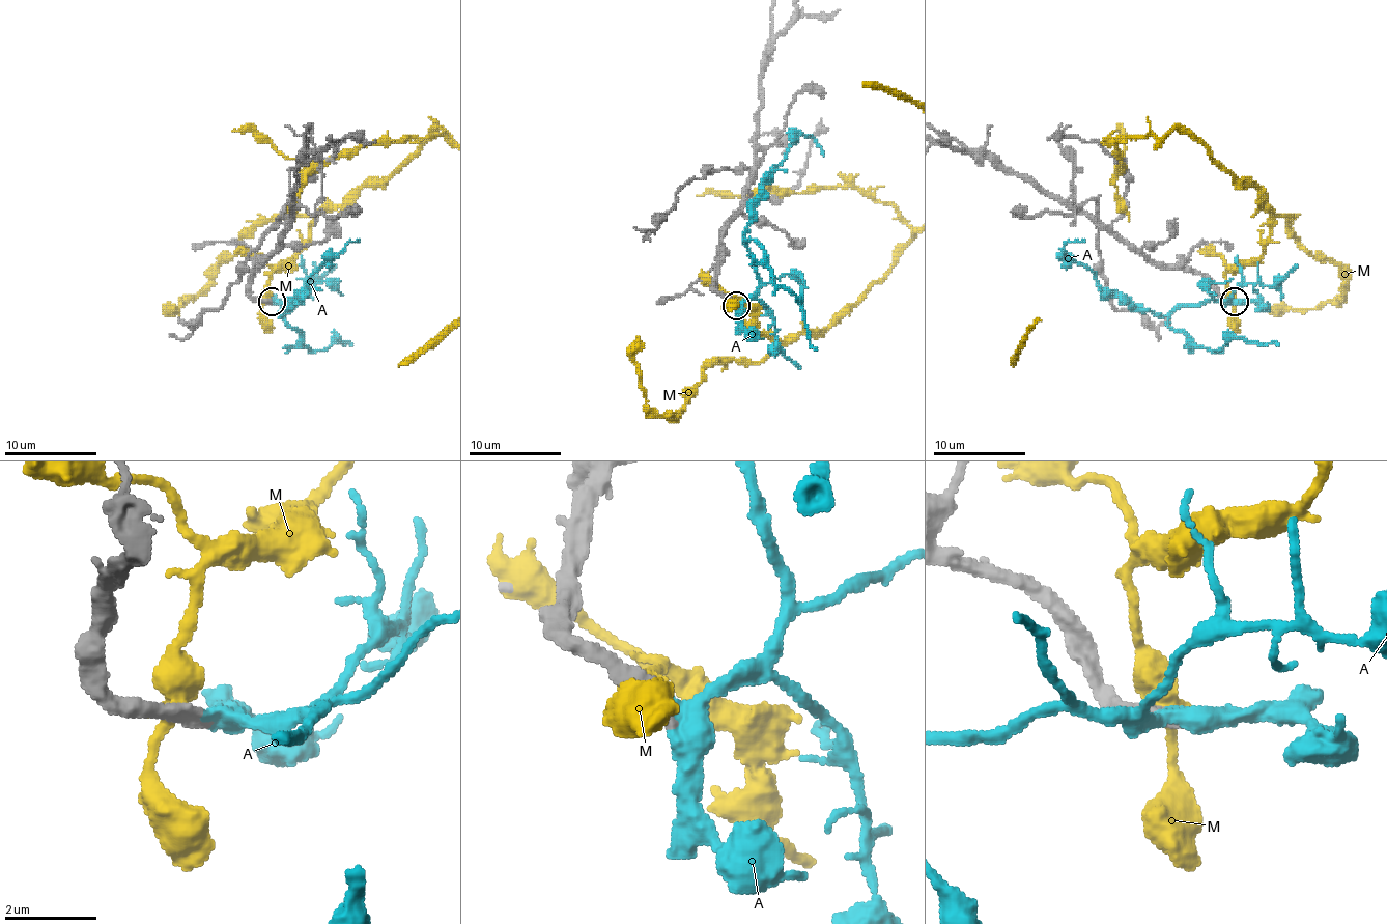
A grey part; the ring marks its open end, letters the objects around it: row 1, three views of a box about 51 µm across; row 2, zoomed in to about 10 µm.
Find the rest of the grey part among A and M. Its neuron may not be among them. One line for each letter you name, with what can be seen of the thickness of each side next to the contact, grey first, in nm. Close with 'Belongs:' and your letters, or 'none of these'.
A: 360 nm thick on the grey side, 400 nm on the other
Belongs: A

